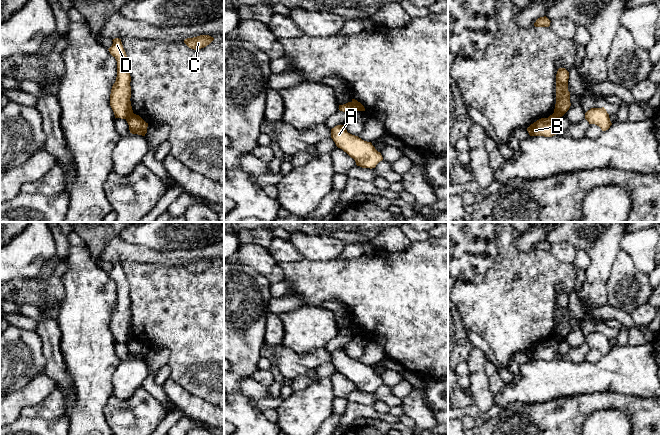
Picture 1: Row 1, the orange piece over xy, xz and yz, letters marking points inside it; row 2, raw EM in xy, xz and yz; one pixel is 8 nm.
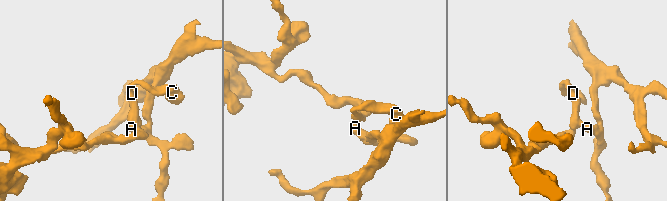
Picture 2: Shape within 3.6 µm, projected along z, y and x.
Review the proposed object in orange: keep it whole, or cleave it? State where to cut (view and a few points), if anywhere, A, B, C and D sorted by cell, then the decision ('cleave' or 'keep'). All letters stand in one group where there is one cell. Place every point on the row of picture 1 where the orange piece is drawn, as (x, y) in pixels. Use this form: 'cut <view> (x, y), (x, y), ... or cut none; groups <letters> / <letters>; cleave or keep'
cut xz (351, 102), (354, 110); groups A C D / B; cleave

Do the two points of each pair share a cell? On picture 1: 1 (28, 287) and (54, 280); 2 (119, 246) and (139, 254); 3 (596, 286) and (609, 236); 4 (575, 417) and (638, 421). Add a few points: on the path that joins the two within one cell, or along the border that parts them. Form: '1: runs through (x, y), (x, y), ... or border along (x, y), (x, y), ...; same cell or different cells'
1: runs through (34, 287), (48, 286); same cell
2: runs through (124, 251), (134, 252); same cell
3: runs through (597, 274), (602, 254), (606, 248); same cell
4: runs through (592, 402), (623, 402), (625, 404); same cell

